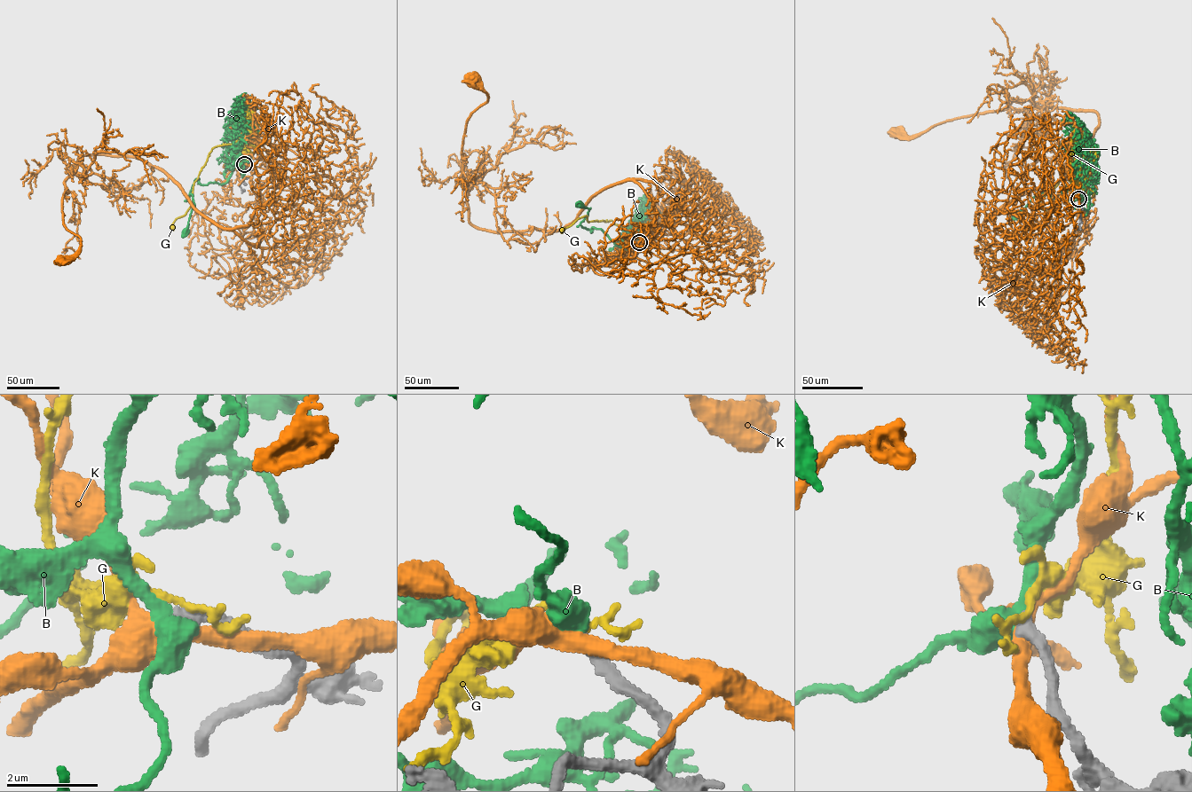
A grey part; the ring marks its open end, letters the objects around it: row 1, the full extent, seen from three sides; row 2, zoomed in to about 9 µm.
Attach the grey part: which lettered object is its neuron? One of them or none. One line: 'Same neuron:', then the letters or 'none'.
Same neuron: B

